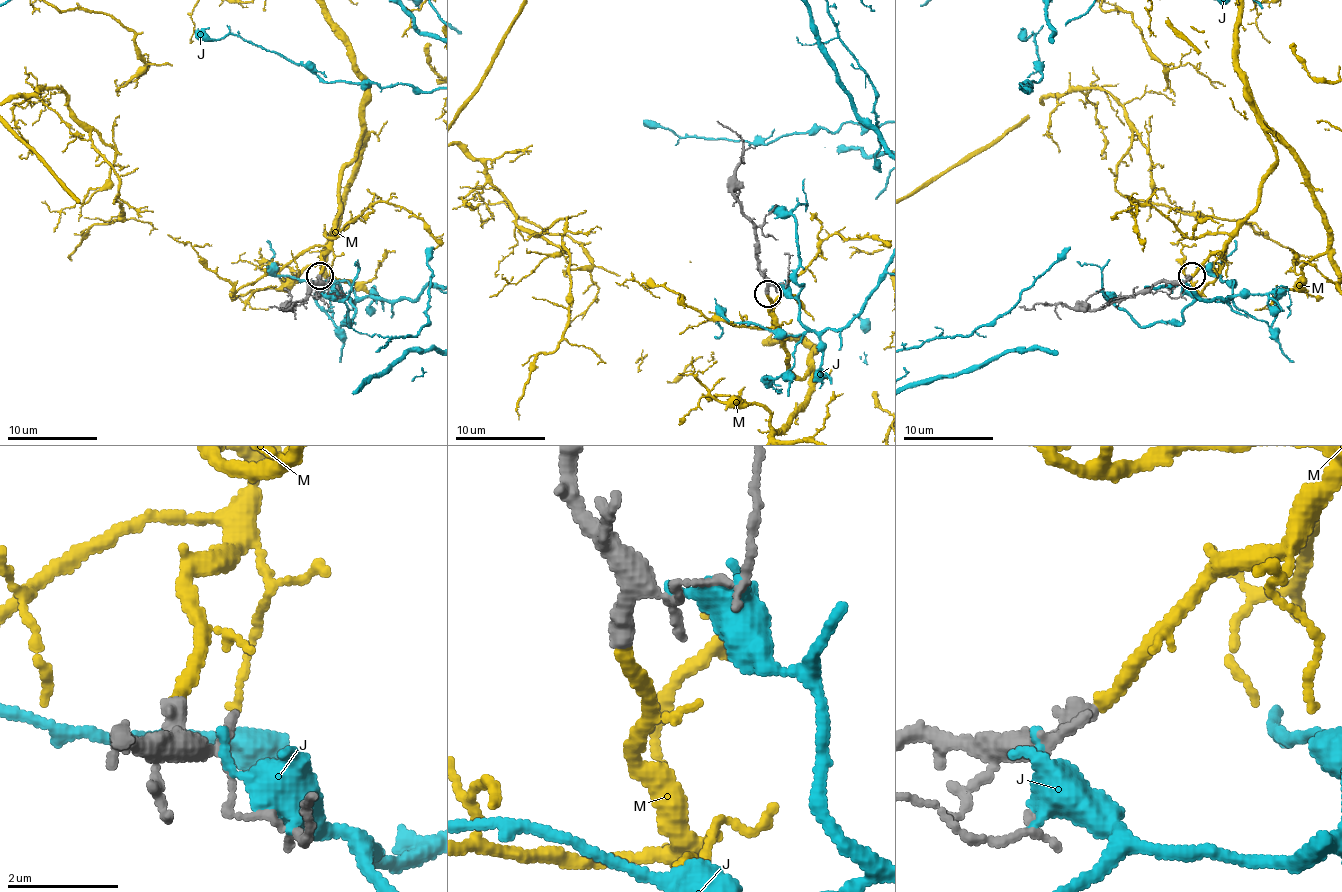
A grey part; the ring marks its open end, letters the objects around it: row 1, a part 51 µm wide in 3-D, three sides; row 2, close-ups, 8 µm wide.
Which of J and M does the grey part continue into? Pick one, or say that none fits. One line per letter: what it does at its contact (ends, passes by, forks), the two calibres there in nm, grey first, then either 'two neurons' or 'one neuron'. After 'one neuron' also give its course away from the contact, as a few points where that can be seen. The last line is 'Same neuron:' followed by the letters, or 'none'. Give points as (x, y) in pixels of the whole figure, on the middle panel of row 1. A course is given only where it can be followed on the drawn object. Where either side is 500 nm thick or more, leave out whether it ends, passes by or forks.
J: it ends there; 240 nm thick on the grey side, 320 nm on the other; two neurons
M: it ends there; 360 nm thick on the grey side, 280 nm on the other; one neuron
Same neuron: M

